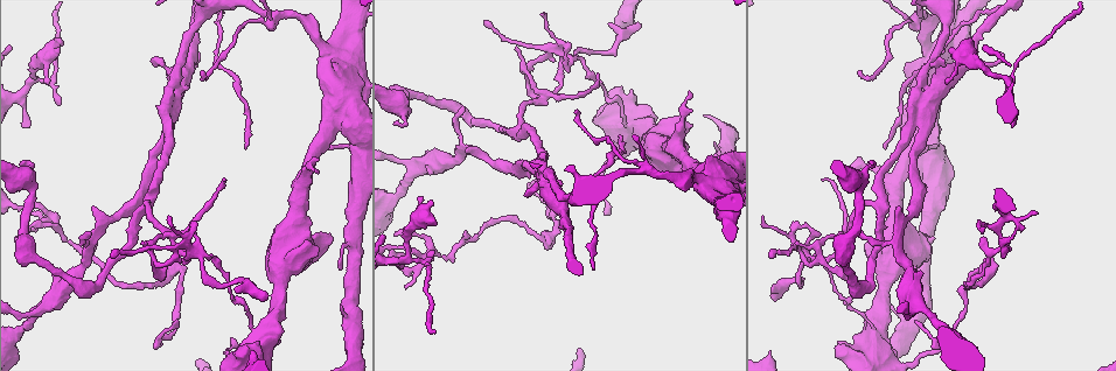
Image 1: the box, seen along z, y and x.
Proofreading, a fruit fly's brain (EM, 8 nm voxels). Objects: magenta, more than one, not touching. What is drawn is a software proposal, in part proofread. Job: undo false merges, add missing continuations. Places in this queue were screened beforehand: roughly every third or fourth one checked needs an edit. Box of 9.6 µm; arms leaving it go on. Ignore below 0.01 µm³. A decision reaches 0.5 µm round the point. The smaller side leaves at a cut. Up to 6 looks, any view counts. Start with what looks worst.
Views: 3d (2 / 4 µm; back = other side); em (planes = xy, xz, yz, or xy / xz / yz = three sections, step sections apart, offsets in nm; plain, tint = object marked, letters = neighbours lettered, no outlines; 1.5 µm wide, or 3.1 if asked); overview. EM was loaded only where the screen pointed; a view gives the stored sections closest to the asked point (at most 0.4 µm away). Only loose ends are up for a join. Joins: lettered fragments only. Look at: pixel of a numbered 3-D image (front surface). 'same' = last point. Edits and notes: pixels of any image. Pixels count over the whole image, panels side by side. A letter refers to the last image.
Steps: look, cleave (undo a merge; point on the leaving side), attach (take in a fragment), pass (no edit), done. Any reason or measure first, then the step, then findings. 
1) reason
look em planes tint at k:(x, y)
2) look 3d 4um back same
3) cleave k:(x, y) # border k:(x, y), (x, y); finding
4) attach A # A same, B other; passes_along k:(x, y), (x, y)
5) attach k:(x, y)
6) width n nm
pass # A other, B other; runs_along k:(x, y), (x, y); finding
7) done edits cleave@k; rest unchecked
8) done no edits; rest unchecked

free end
look 3d 4um at 1:(35, 212)

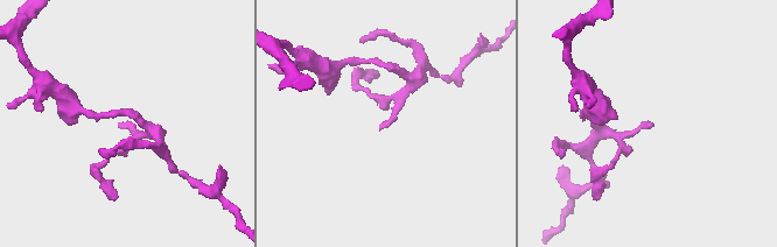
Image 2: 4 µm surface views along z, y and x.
look em planes letters at 2:(120, 122)

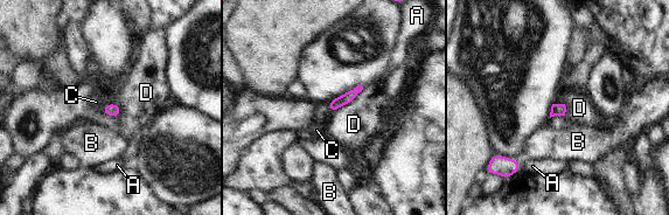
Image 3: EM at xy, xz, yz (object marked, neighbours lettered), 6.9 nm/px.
longest_contact D 300 nm
attach C # A other, B other, C same, D other; passes_along 3:(349, 96), (328, 109), (316, 130); the neuron continues

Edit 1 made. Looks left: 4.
tapers out
look 3d 4um back at 1:(468, 233)

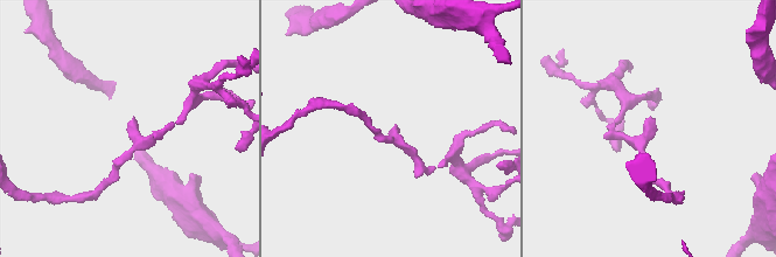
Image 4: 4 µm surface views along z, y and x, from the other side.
need the tissue
look em planes letters at 4:(394, 133)

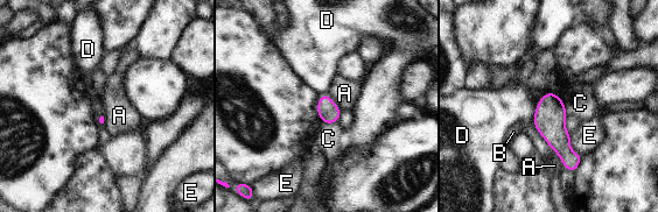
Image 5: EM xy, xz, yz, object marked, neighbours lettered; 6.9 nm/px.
pass # A other, B other, C other, D other, E other; border 5:(553, 150), (565, 168); no lettered fragment goes on from it

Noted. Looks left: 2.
sharp bend
look em yz step 8 letters at 1:(919, 16)

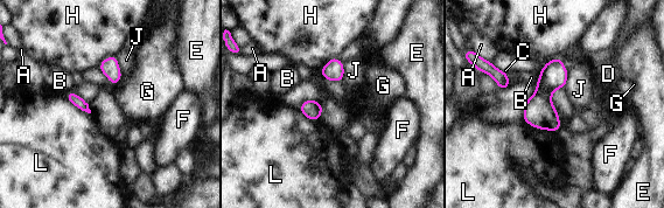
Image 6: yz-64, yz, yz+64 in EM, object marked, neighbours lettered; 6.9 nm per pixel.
look em planes letters same

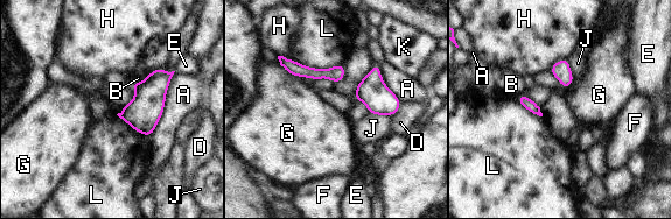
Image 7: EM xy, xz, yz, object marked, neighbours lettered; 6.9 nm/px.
width 130 nm
pass # A other, B other, D other, E other, F other, G other, H other, J other, K other, L other; border 7:(280, 64), (296, 77); continuous, no second neuron

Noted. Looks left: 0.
done edits attach@3; rest unchecked

